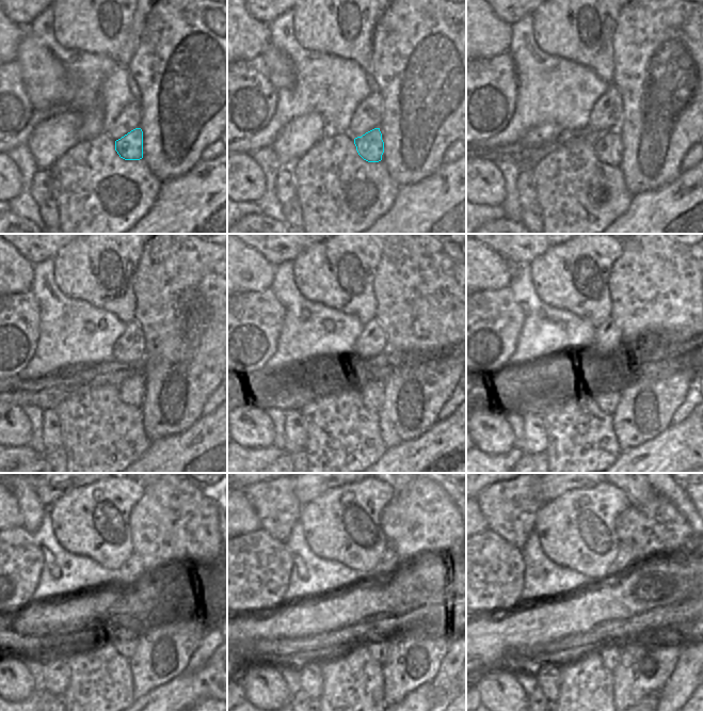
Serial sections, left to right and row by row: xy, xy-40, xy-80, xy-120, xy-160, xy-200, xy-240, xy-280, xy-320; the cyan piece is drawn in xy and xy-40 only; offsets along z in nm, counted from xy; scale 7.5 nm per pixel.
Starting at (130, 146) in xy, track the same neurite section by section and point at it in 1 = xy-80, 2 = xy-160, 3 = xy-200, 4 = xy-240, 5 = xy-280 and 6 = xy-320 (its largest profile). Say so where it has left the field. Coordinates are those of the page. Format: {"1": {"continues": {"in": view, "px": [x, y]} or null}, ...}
{"1": {"continues": {"in": "xy-80", "px": [608, 147]}}, "2": {"continues": {"in": "xy-160", "px": [371, 389]}}, "3": {"continues": {"in": "xy-200", "px": [609, 392]}}, "4": {"continues": {"in": "xy-240", "px": [127, 640]}}, "5": {"continues": {"in": "xy-280", "px": [369, 644]}}, "6": {"continues": {"in": "xy-320", "px": [612, 650]}}}

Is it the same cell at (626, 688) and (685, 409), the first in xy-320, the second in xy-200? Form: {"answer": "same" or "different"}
{"answer": "different"}

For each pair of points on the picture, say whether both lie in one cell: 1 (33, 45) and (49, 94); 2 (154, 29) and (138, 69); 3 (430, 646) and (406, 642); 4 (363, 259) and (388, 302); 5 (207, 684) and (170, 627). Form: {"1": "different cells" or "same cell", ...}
{"1": "same cell", "2": "same cell", "3": "same cell", "4": "different cells", "5": "different cells"}

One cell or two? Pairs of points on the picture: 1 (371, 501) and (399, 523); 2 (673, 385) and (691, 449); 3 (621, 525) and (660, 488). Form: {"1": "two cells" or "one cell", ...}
{"1": "two cells", "2": "two cells", "3": "two cells"}

